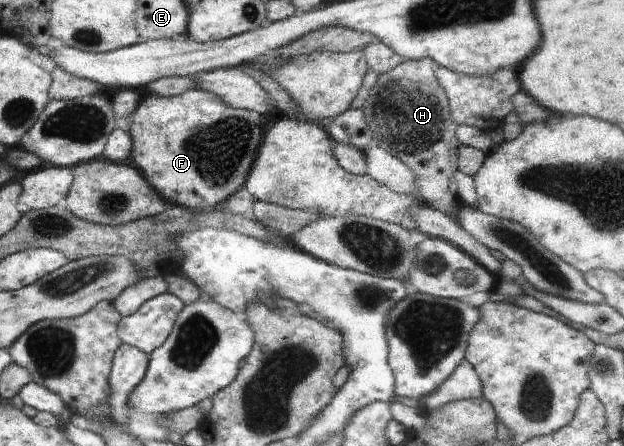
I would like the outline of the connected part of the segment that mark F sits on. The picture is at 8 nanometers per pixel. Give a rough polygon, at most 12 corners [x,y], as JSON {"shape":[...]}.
{"shape":[[197,88],[146,94],[133,160],[167,204],[244,186],[261,116]]}

